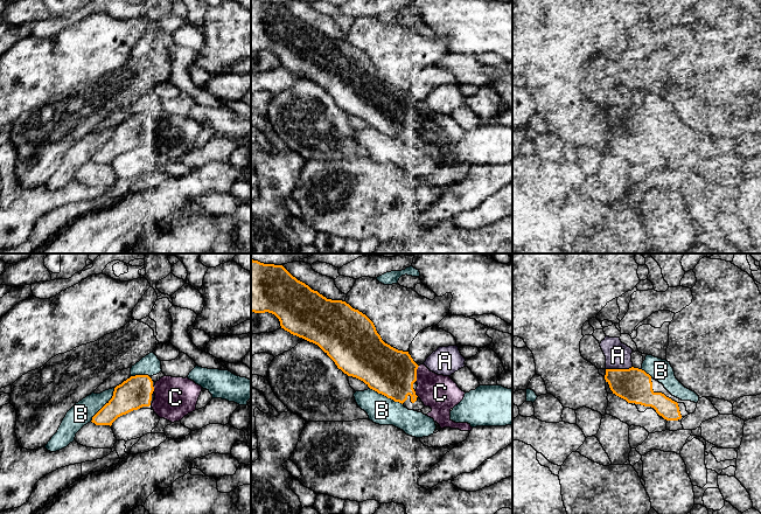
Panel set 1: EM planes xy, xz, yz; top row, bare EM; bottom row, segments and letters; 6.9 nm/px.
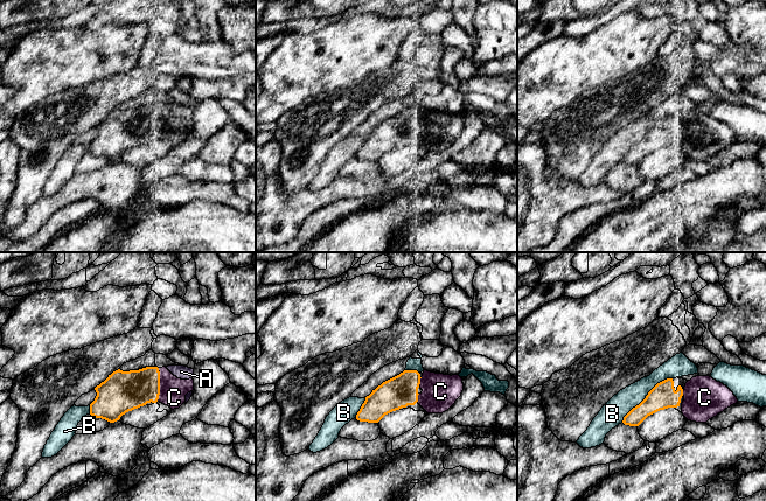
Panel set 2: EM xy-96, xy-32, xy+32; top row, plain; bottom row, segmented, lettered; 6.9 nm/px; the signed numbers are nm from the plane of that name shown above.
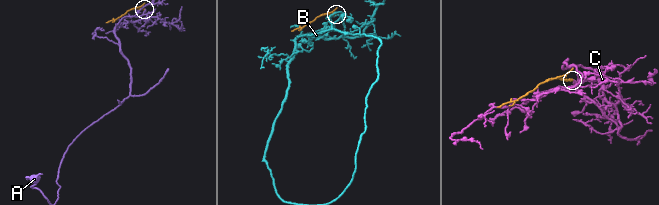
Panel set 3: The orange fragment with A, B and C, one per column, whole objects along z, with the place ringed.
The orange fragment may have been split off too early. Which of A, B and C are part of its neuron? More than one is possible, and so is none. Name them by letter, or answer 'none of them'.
C

